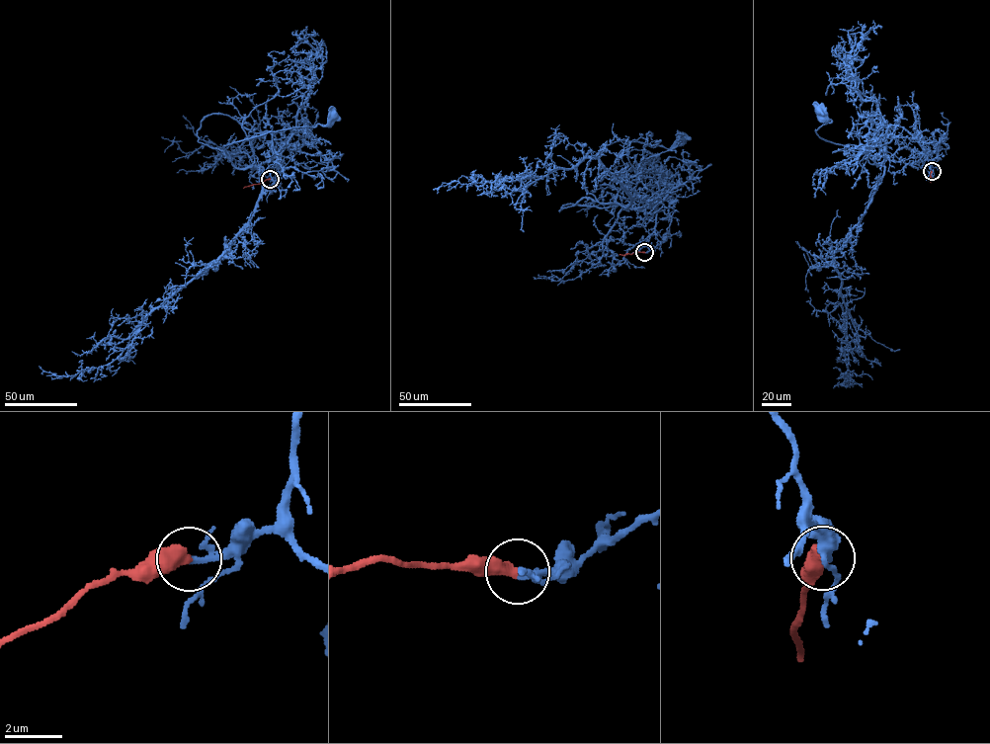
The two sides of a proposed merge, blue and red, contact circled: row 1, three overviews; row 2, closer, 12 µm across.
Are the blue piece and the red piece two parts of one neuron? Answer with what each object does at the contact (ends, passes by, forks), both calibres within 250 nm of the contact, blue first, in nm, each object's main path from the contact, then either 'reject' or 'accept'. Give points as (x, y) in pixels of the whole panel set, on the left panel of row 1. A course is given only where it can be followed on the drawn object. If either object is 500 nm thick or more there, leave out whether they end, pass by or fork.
blue passes by; red ends there; 160 nm thick on the blue side, 460 nm on the other; blue runs (270, 178), (281, 144), (293, 131), (276, 156), (257, 165), (236, 168), (223, 145), (329, 124), (334, 116); red runs (270, 178), (243, 188); accept

